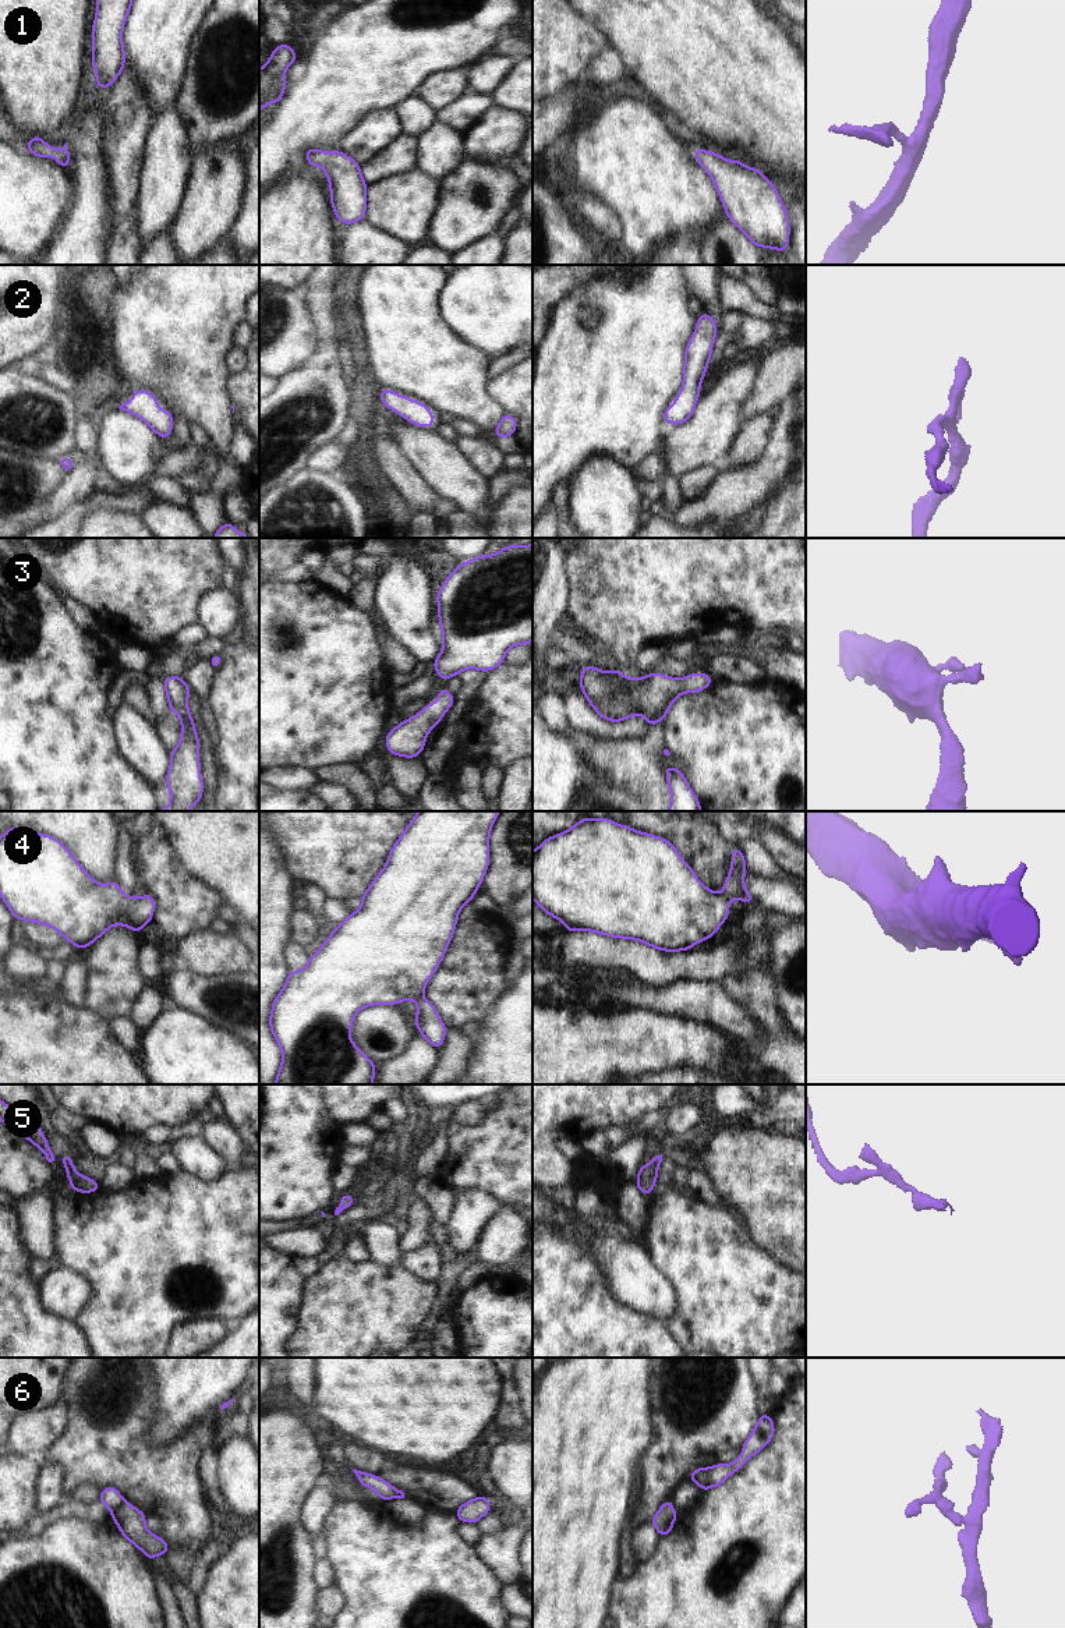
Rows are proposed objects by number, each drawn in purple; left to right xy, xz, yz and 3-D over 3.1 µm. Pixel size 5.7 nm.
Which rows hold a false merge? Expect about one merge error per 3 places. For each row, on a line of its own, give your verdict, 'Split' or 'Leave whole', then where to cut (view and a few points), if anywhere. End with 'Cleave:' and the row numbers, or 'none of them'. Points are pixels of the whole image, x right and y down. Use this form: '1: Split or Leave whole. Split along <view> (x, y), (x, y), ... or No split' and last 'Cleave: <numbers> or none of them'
1: Leave whole. No split
2: Leave whole. No split
3: Leave whole. No split
4: Leave whole. No split
5: Leave whole. No split
6: Split. Split along xy (123, 1500), (112, 1513)
Cleave: 6

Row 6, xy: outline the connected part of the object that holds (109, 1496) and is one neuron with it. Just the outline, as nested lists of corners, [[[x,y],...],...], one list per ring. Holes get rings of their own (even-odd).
[[[107,1486],[102,1489],[98,1501],[103,1503],[113,1512],[123,1504],[124,1500],[116,1487]]]

